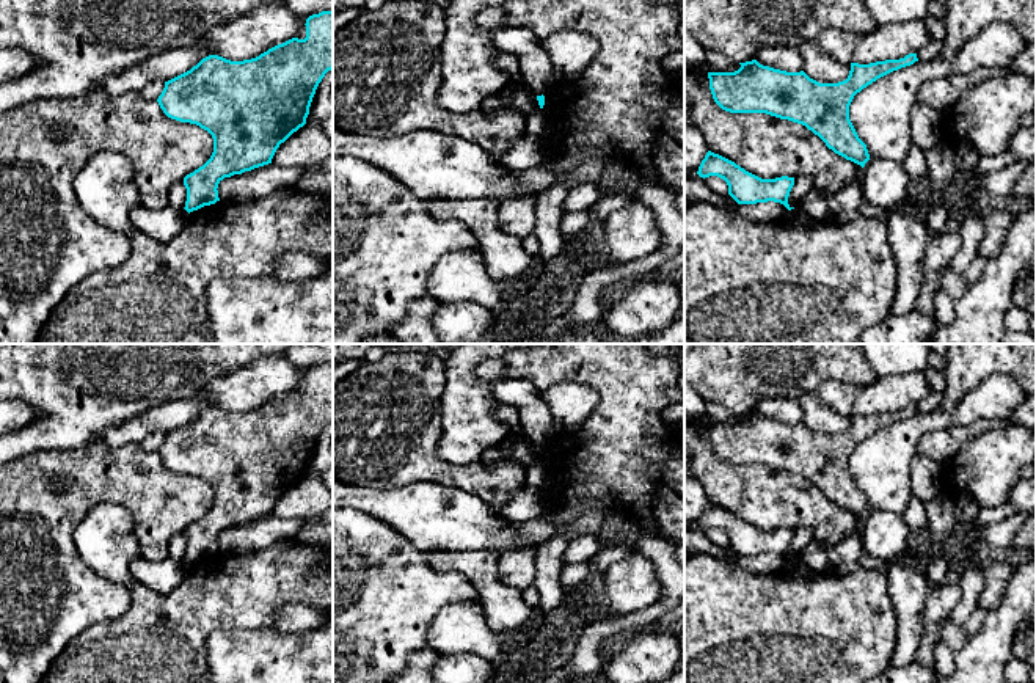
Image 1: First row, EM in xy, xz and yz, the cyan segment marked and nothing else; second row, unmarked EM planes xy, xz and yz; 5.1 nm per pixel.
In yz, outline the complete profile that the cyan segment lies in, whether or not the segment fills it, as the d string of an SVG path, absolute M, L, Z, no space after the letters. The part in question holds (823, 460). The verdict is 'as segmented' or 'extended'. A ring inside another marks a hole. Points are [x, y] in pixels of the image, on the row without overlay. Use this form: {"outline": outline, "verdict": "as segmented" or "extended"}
{"outline": "M917 405L870 416L851 415L848 430L838 435L819 435L804 422L786 424L757 411L739 415L735 424L708 424L708 430L722 462L766 465L802 476L835 506L863 520L870 506L849 471L849 457L863 440L915 413Z", "verdict": "as segmented"}

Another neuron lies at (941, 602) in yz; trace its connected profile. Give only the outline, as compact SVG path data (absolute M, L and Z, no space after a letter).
M948 583L947 586L937 587L929 586L928 611L923 625L921 645L915 655L914 663L934 666L934 647L942 642L939 625L948 622L950 612L961 600L961 587Z

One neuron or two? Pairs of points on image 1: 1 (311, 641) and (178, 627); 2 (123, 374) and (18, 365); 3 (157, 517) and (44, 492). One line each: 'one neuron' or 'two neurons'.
1: two neurons
2: one neuron
3: one neuron

